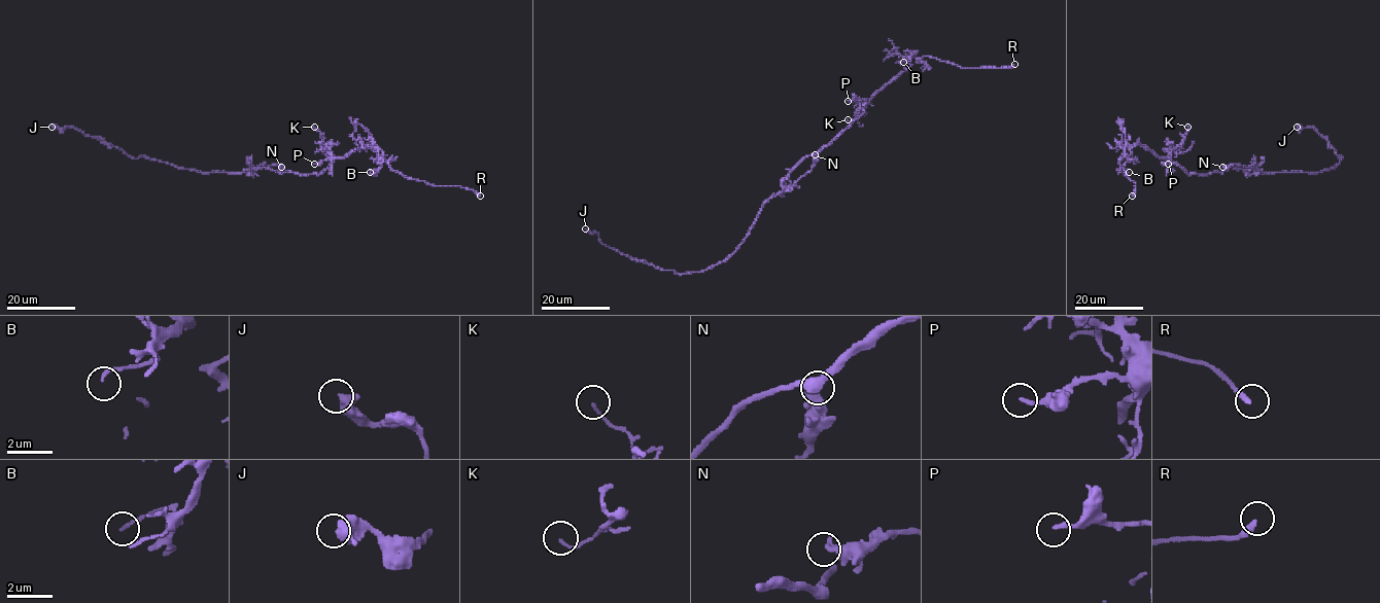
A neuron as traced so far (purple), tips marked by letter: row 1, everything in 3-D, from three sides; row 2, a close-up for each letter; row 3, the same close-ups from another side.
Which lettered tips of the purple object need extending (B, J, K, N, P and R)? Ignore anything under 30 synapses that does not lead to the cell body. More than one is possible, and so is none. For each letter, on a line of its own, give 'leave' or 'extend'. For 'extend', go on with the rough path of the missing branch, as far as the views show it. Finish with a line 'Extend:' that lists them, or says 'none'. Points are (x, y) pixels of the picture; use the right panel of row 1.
B: leave
J: leave
K: leave
N: leave
P: leave
R: extend
Extend: R

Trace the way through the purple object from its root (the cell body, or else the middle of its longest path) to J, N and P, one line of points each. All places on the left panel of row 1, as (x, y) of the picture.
J: (262, 169), (248, 174), (201, 173), (144, 156), (131, 158), (122, 149), (73, 128), (52, 127)
N: (262, 169), (253, 169), (276, 164), (281, 167)
P: (262, 169), (320, 174), (331, 161), (314, 164)

